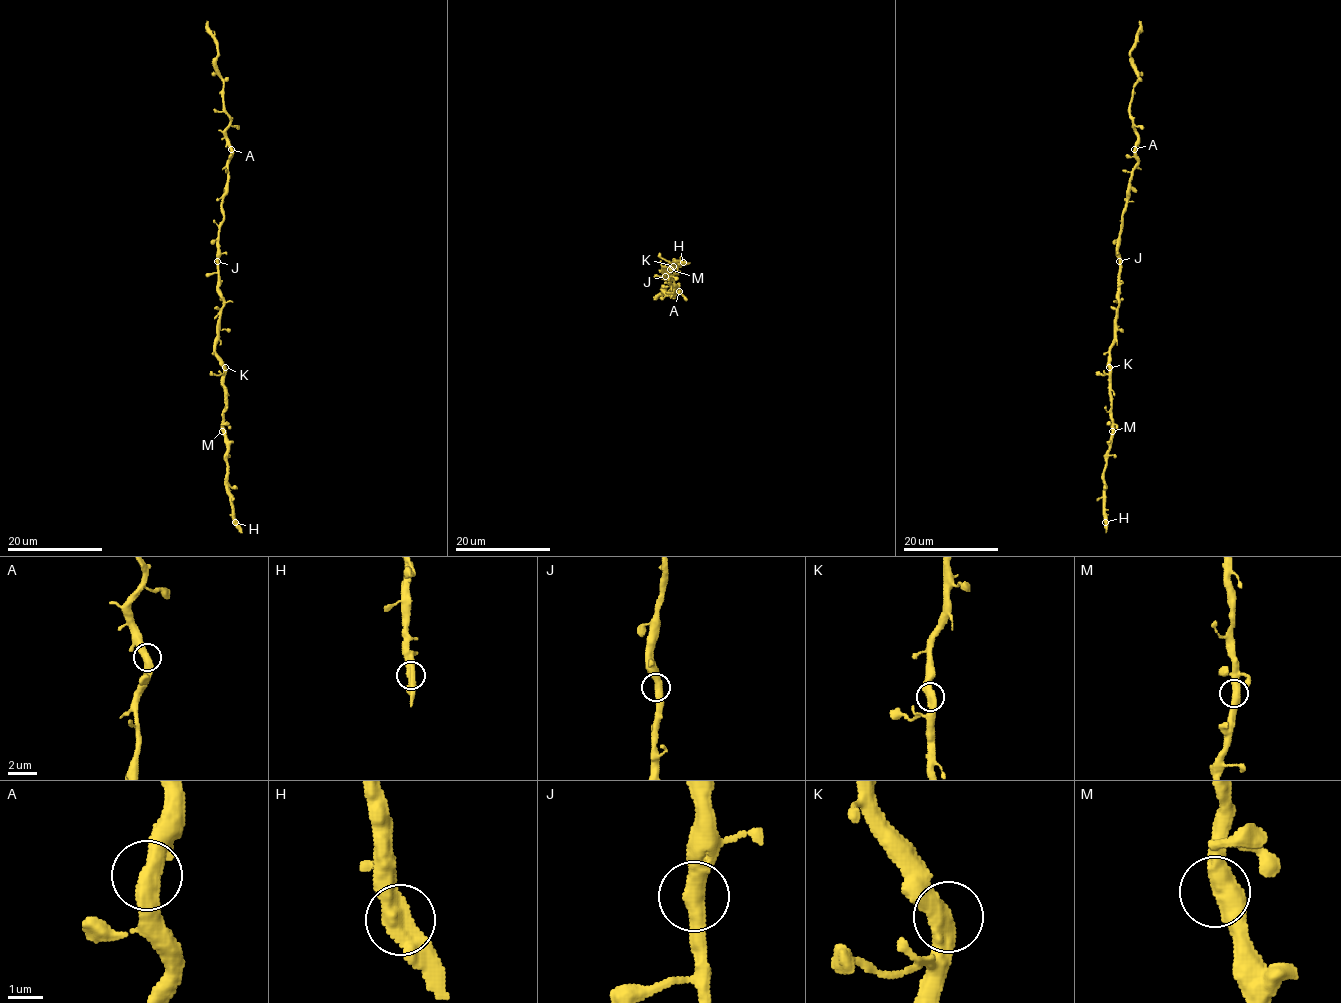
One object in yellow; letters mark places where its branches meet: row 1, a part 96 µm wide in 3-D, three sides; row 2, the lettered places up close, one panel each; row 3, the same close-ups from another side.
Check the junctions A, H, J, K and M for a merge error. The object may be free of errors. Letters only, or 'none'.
none

